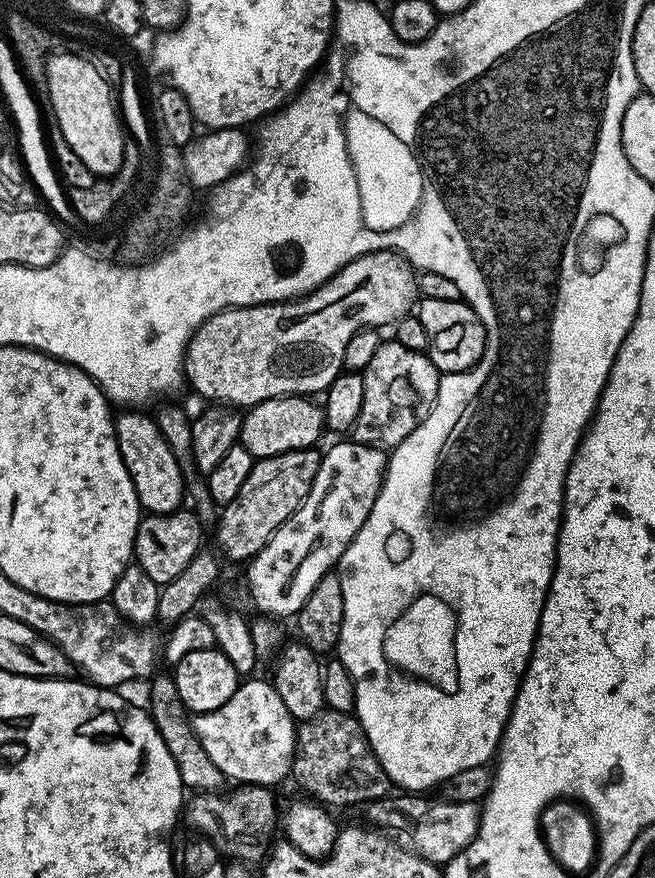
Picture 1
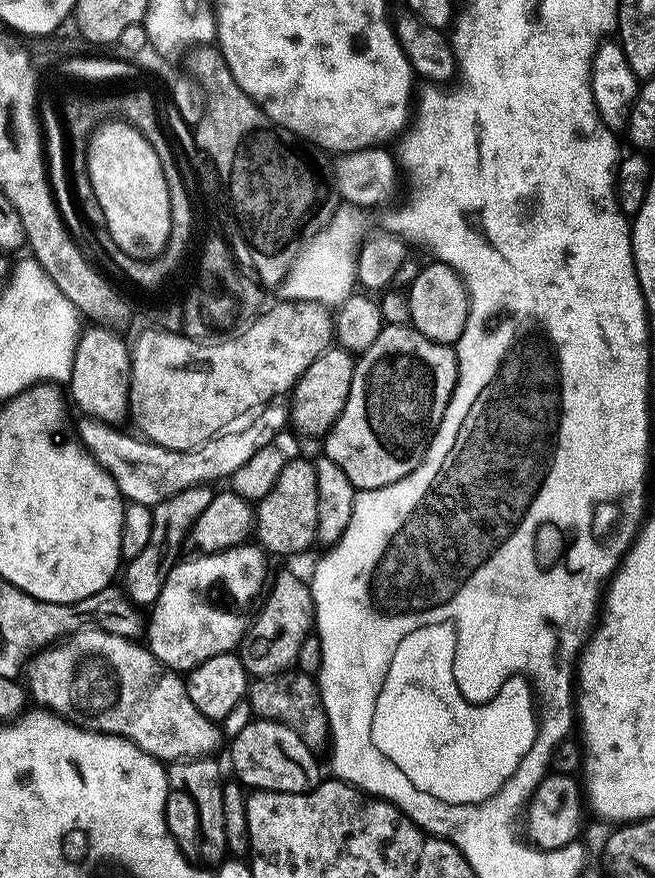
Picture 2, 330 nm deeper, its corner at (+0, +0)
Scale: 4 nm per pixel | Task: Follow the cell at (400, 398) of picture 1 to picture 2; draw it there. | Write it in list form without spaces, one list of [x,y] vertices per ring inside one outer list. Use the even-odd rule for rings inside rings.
[[[389,324],[381,328],[378,338],[374,338],[374,346],[370,346],[366,351],[359,353],[358,359],[355,361],[352,370],[352,381],[350,382],[350,394],[346,398],[346,406],[340,411],[340,416],[333,422],[331,428],[328,429],[323,437],[323,455],[328,456],[330,462],[334,462],[334,466],[338,466],[338,470],[342,470],[342,474],[346,474],[346,478],[350,478],[352,485],[361,492],[374,490],[382,486],[390,486],[394,482],[406,478],[406,474],[413,472],[420,465],[420,461],[423,460],[424,450],[428,446],[428,441],[432,439],[436,432],[436,427],[442,422],[442,414],[446,414],[446,406],[450,402],[455,385],[456,354],[449,345],[427,340],[422,333],[411,326]]]

